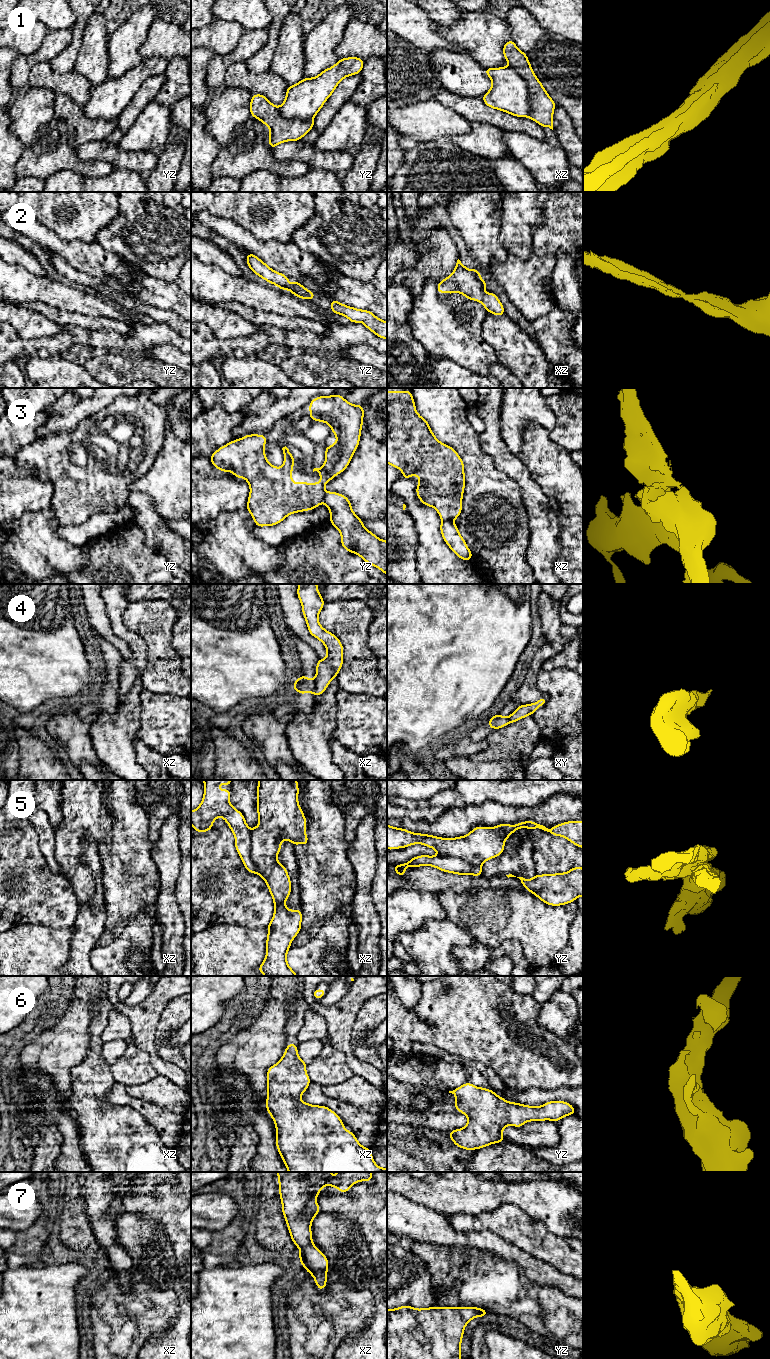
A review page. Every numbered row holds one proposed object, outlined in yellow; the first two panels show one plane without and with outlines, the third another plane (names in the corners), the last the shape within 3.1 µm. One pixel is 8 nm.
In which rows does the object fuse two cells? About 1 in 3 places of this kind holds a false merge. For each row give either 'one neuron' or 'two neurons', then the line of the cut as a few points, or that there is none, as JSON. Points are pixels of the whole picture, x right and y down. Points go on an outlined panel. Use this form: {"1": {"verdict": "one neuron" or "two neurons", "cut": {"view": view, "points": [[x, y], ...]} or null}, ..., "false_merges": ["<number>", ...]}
{"1": {"verdict": "two neurons", "cut": {"view": "xz", "points": [[510, 65], [527, 85], [529, 92], [529, 116]]}}, "2": {"verdict": "one neuron", "cut": null}, "3": {"verdict": "two neurons", "cut": {"view": "yz", "points": [[326, 492], [322, 501]]}}, "4": {"verdict": "two neurons", "cut": {"view": "xz", "points": [[315, 679], [315, 685], [311, 691]]}}, "5": {"verdict": "two neurons", "cut": {"view": "xz", "points": [[249, 830], [250, 856], [258, 873]]}}, "6": {"verdict": "one neuron", "cut": null}, "7": {"verdict": "one neuron", "cut": null}, "false_merges": ["1", "3", "4", "5"]}

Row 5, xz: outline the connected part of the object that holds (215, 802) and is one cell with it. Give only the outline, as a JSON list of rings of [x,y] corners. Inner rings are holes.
[[[203,780],[204,796],[199,807],[191,811],[191,825],[194,831],[205,833],[212,829],[213,822],[221,816],[235,836],[235,848],[245,869],[257,873],[257,867],[251,857],[251,832],[243,814],[230,802],[231,790],[218,790],[218,784],[231,786],[232,780]]]

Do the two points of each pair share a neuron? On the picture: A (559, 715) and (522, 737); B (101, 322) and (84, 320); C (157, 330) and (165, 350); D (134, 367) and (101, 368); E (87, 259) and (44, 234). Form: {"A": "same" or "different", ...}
{"A": "different", "B": "same", "C": "different", "D": "same", "E": "same"}

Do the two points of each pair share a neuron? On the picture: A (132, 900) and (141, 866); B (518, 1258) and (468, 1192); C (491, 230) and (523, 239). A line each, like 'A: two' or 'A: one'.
A: one
B: two
C: two

